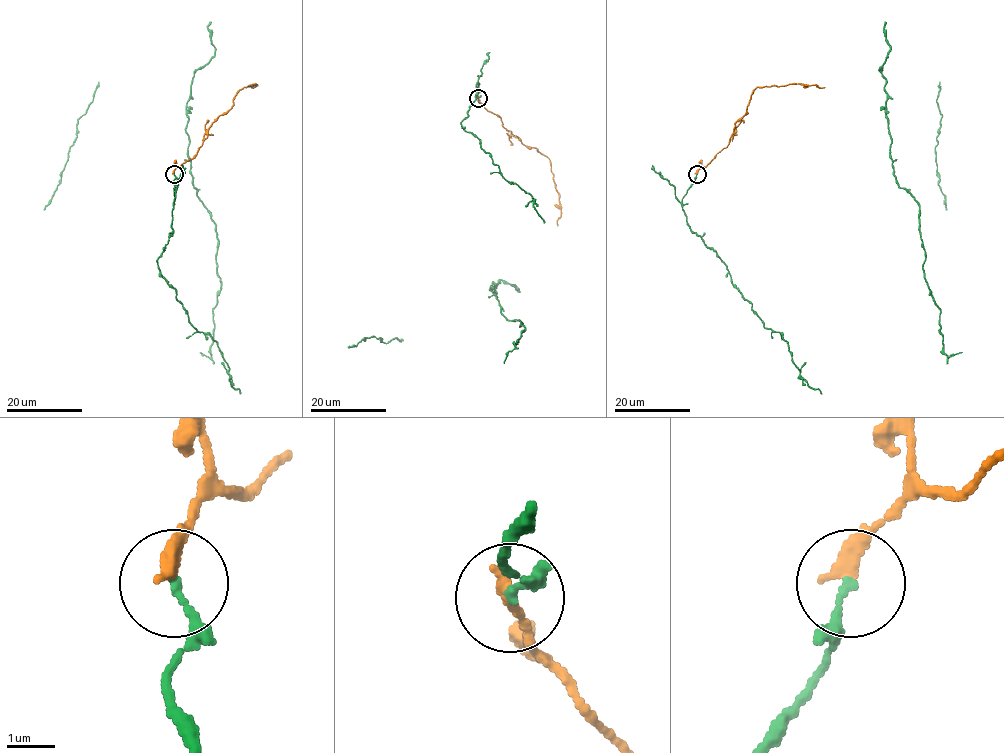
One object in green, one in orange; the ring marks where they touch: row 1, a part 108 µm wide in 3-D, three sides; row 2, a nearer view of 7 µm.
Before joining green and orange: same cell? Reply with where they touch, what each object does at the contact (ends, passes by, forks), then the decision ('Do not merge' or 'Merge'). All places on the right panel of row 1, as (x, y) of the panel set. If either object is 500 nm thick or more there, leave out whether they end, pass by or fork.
Place: (697, 174). At the ring green ends. At the ring orange ends. Do not merge

